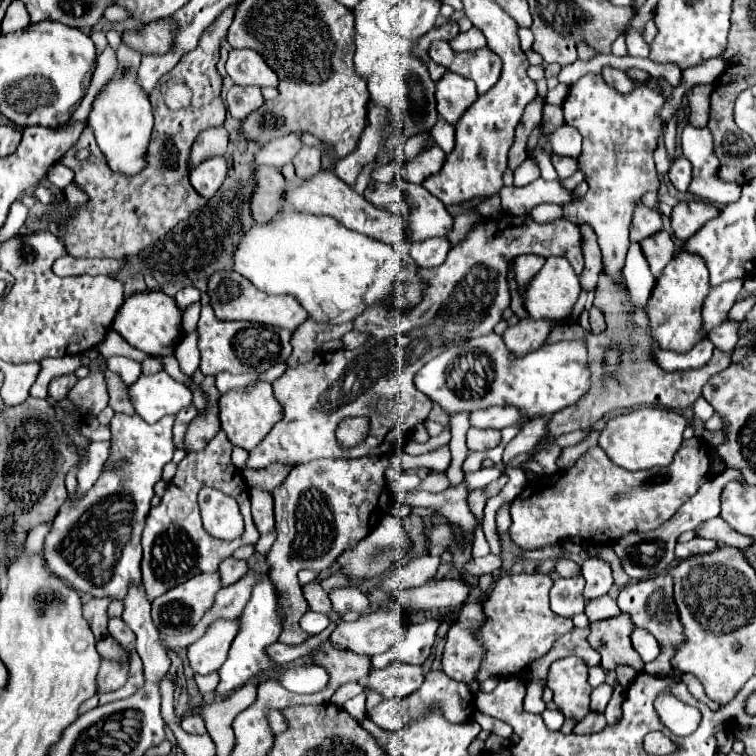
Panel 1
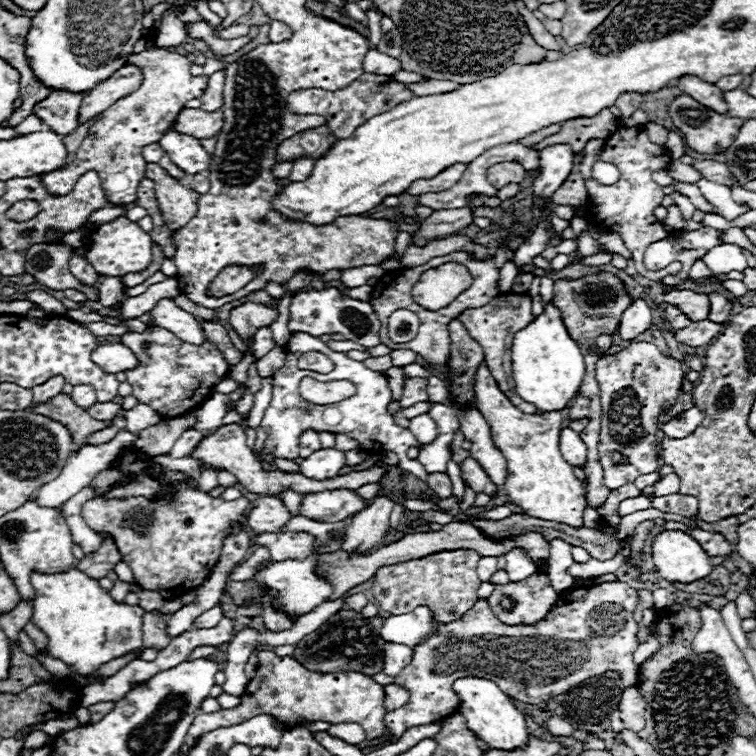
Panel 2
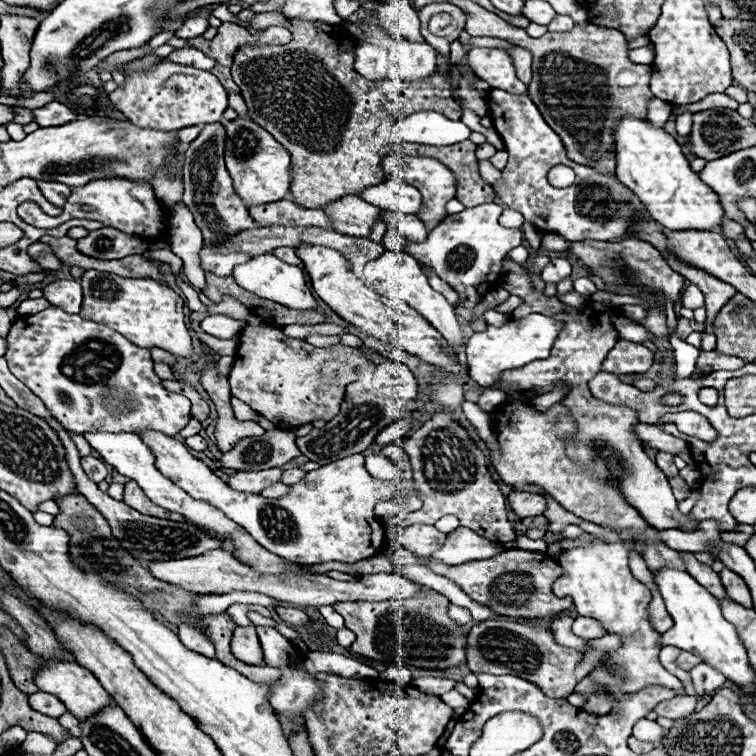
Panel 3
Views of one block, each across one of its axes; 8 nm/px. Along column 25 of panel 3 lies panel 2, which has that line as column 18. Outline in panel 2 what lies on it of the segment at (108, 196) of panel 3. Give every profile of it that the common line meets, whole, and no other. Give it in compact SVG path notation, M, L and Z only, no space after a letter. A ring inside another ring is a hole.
M22 200L18 204L14 204L10 210L8 210L8 218L12 220L30 220L32 216L36 216L40 212L38 204L32 202L32 200Z

